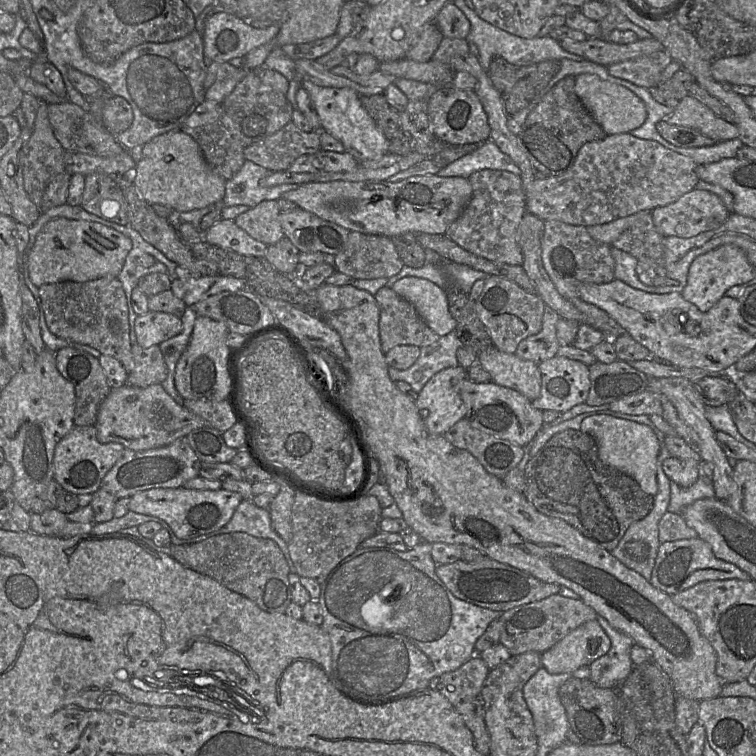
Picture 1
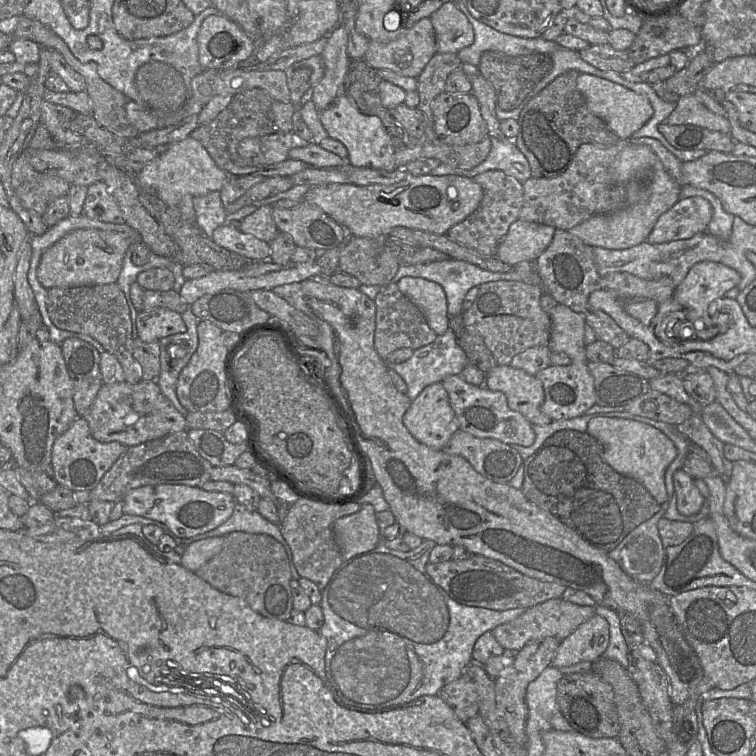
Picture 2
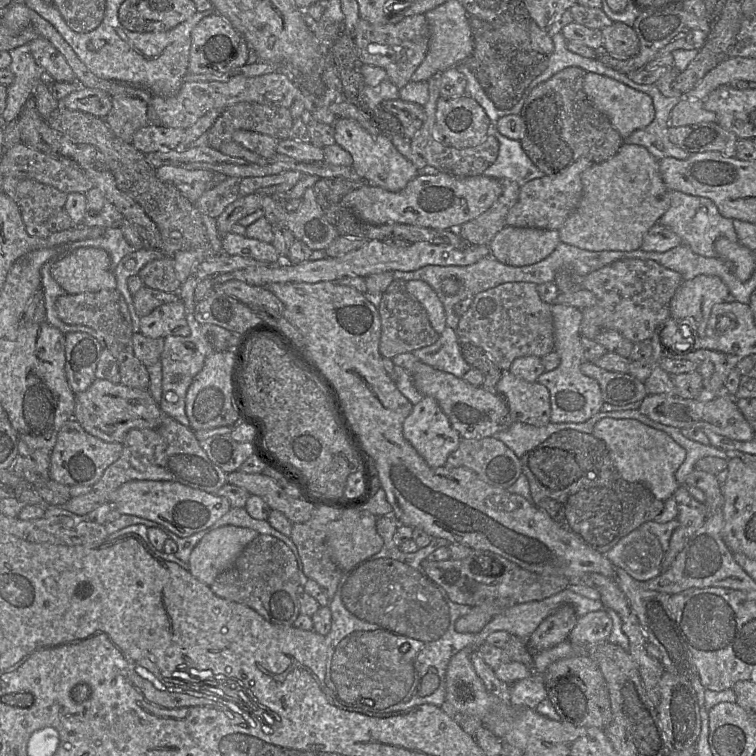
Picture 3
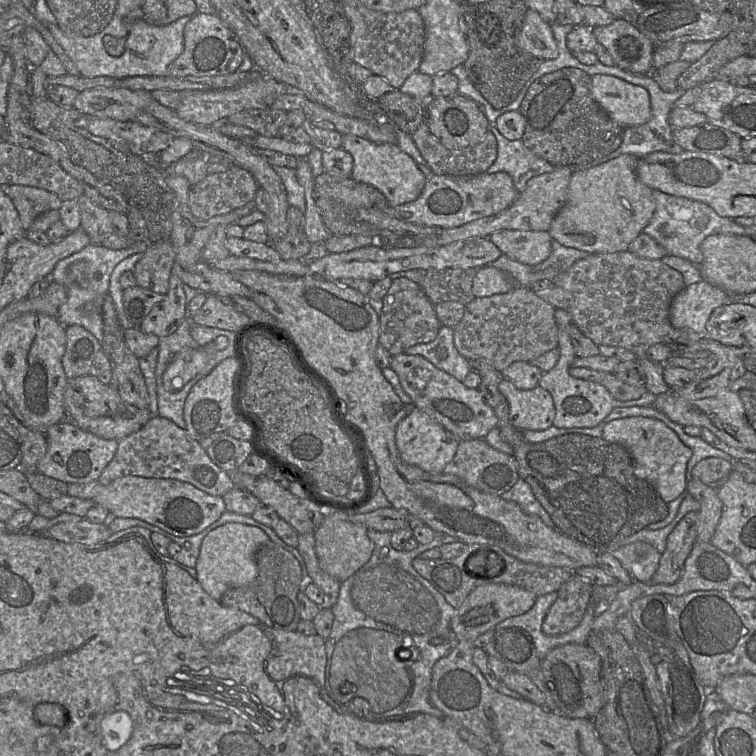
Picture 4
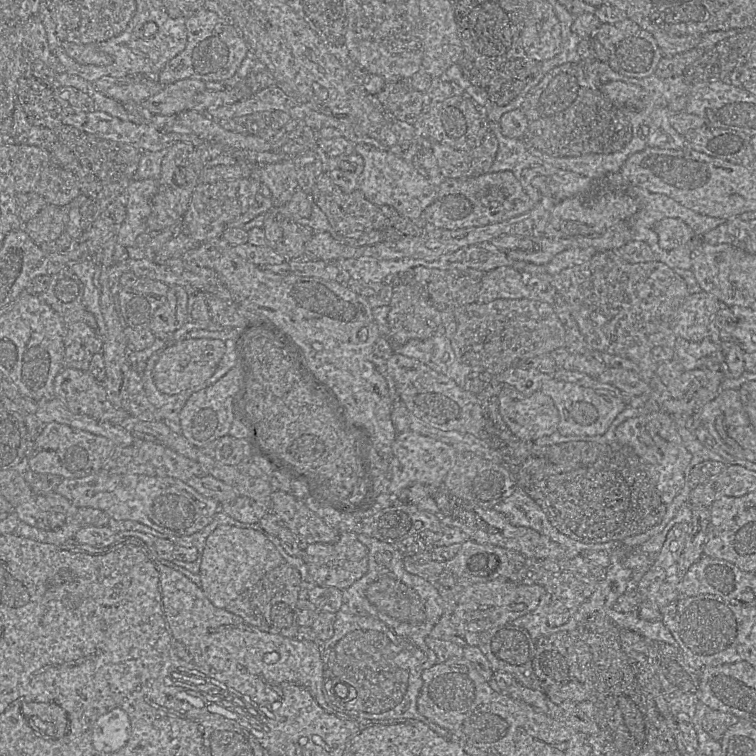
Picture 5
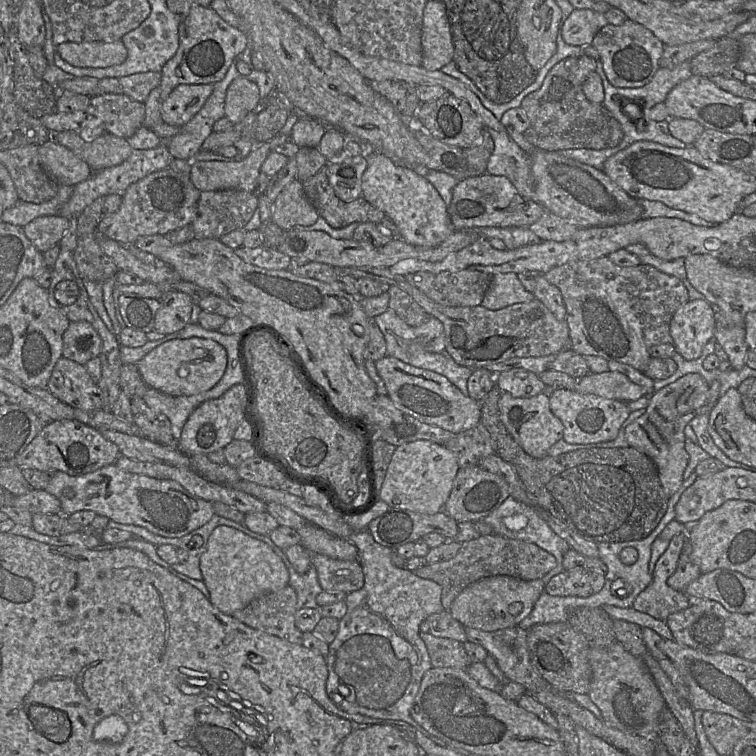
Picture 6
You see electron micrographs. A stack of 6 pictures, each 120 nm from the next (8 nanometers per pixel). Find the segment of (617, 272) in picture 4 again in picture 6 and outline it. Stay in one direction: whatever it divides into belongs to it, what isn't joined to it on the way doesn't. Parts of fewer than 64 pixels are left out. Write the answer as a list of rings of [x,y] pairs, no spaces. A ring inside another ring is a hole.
[[[608,256],[594,260],[568,262],[552,268],[544,274],[544,277],[562,294],[572,350],[582,356],[600,356],[607,361],[628,364],[642,373],[651,359],[651,347],[672,344],[671,319],[674,313],[690,300],[687,288],[677,277],[665,274],[647,264],[620,267],[614,264]]]

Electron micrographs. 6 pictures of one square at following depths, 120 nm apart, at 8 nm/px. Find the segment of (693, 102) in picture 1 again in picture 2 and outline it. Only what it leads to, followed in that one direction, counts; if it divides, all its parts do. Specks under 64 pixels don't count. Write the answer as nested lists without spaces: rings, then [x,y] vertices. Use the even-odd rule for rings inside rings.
[[[694,94],[680,96],[675,109],[665,123],[670,125],[696,125],[711,131],[731,134],[727,117],[717,115],[702,104]]]

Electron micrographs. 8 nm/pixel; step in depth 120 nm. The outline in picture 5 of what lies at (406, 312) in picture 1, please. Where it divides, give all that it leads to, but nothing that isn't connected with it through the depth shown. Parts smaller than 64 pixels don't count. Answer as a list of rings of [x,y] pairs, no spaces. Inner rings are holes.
[[[402,283],[395,285],[388,307],[389,343],[393,351],[412,339],[429,338],[442,323],[440,310],[423,287],[414,289]]]

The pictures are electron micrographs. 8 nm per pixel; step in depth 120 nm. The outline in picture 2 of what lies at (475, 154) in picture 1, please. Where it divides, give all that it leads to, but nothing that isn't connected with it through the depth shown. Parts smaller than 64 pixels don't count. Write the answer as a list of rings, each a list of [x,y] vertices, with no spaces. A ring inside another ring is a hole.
[[[490,137],[490,139],[491,150],[489,155],[473,169],[462,170],[441,163],[430,174],[433,176],[459,175],[474,178],[478,174],[489,170],[501,170],[521,183],[532,177],[529,162],[513,140],[505,137],[499,139]]]

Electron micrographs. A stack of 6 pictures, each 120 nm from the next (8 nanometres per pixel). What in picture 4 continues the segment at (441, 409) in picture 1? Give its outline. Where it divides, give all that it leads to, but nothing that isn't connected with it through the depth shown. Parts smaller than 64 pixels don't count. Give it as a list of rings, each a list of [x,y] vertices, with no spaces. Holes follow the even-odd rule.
[[[416,407],[412,408],[399,422],[395,438],[396,446],[403,462],[417,466],[432,474],[439,474],[444,471],[445,466],[455,456],[460,442],[456,435]]]

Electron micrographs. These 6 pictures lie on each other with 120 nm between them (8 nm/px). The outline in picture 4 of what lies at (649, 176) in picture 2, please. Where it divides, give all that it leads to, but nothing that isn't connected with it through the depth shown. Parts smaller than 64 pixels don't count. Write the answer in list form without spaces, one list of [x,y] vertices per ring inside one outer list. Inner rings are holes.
[[[622,154],[616,158],[613,158],[596,166],[592,166],[589,168],[574,168],[575,170],[570,179],[566,201],[554,216],[550,228],[548,230],[548,233],[550,234],[551,238],[565,247],[576,248],[582,251],[586,251],[589,254],[627,251],[632,241],[642,233],[645,226],[650,222],[656,209],[653,189],[642,183],[636,174],[636,166],[638,160],[639,158],[634,155]]]

